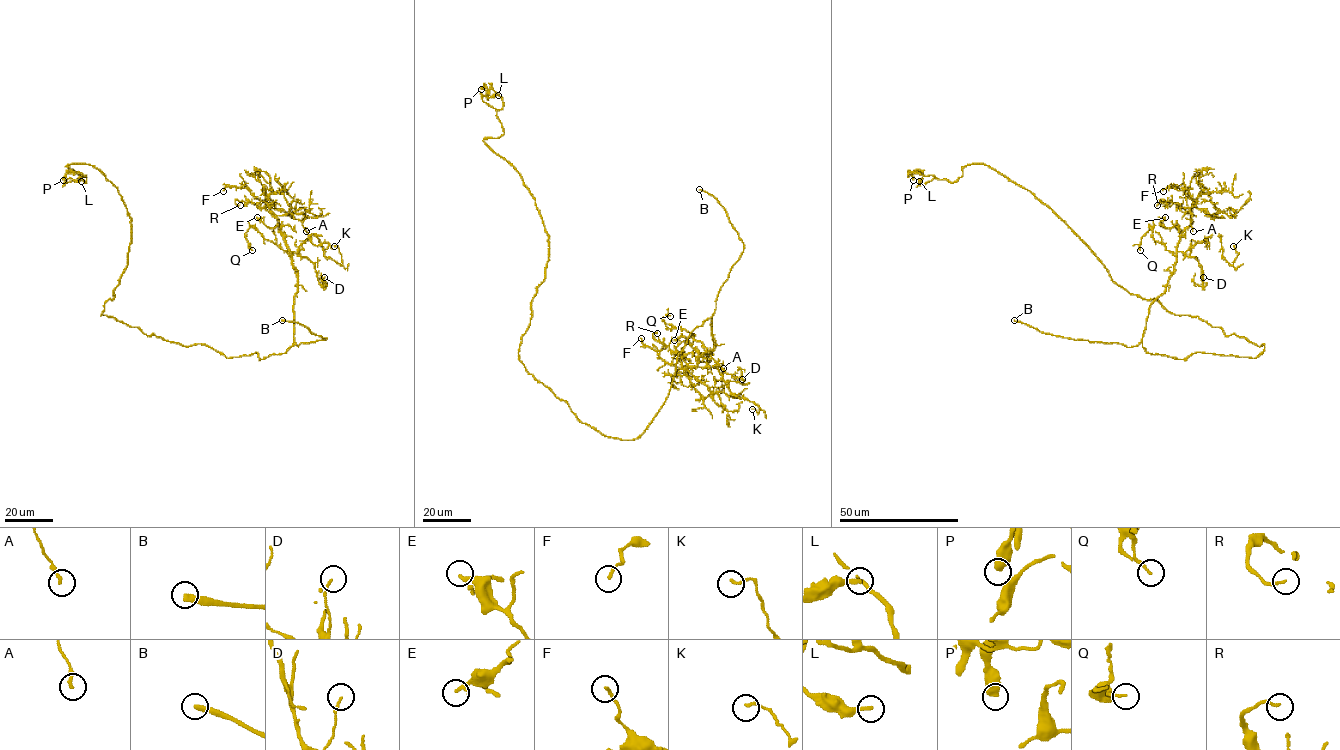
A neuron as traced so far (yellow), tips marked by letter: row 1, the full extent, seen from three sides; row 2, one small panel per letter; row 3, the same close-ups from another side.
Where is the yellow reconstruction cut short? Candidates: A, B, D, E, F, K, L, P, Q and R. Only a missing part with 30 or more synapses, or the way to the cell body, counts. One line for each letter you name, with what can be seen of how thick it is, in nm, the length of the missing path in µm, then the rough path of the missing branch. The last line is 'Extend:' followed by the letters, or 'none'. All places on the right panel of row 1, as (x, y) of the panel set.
B: Thickness 320 nm. Missing length about 3 µm
Extend: B

